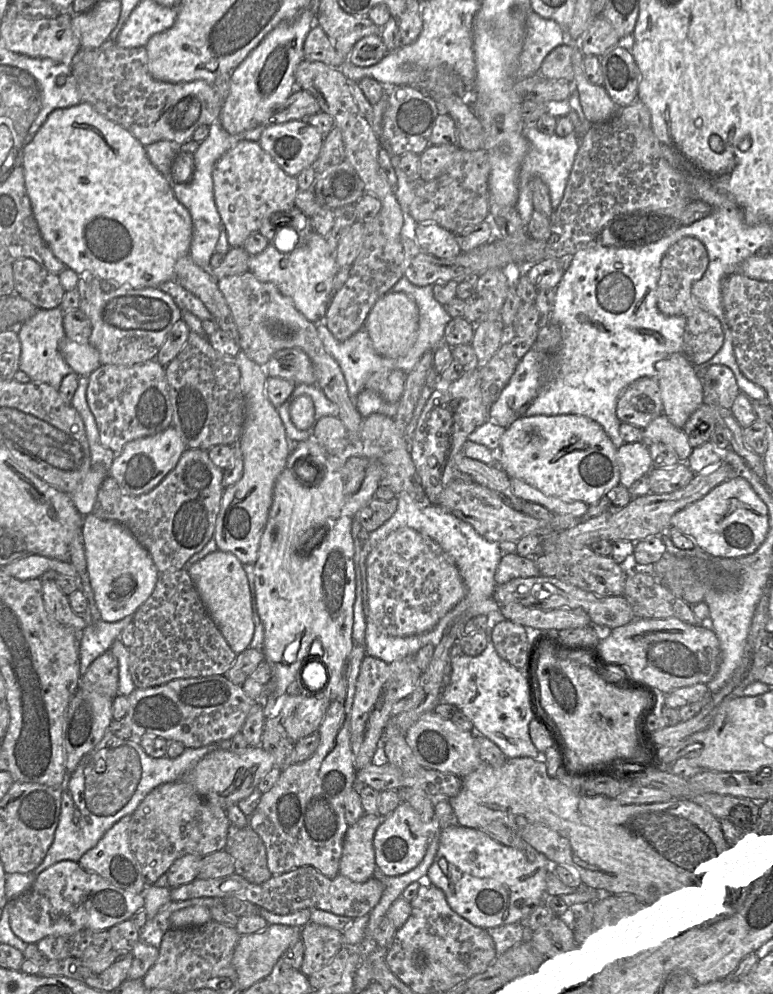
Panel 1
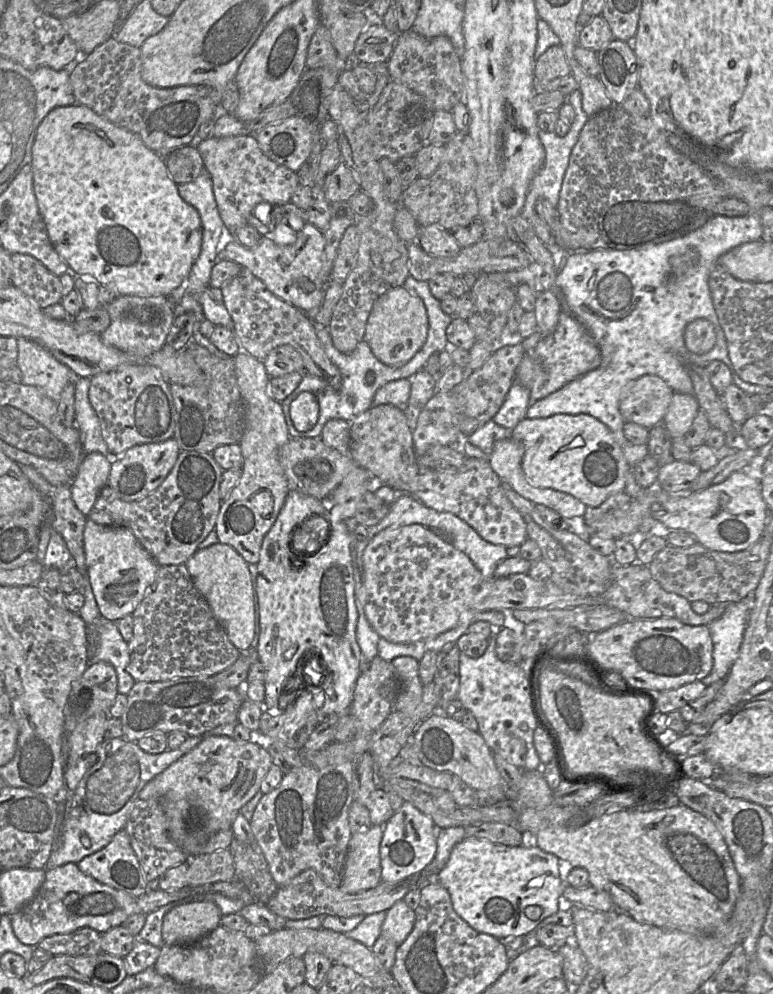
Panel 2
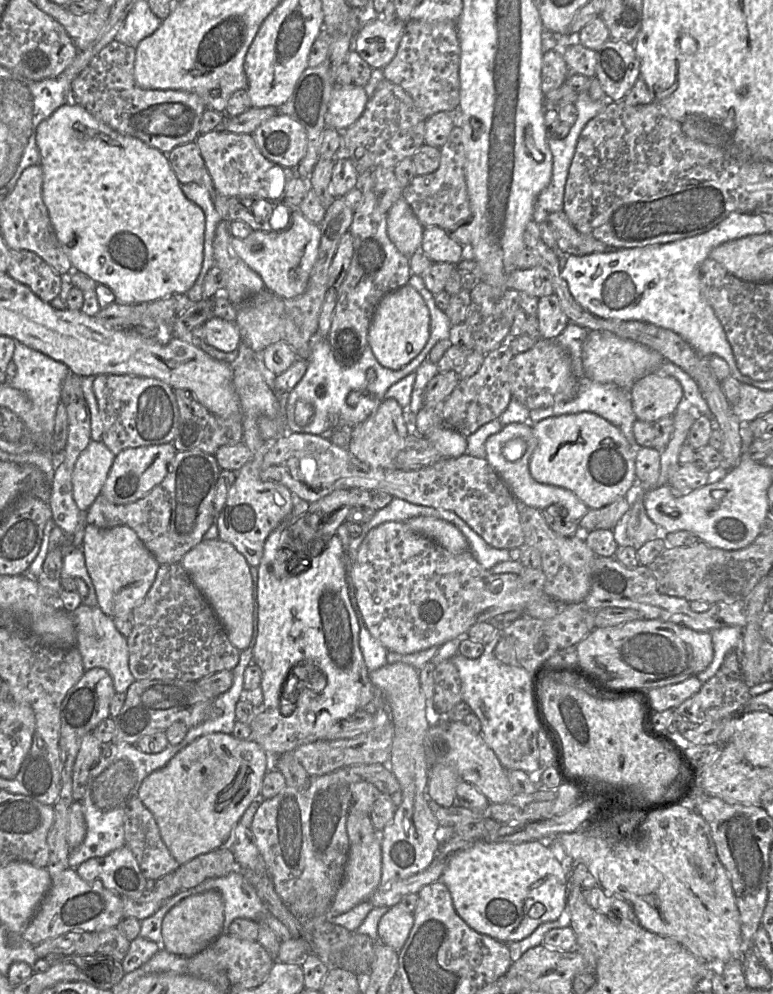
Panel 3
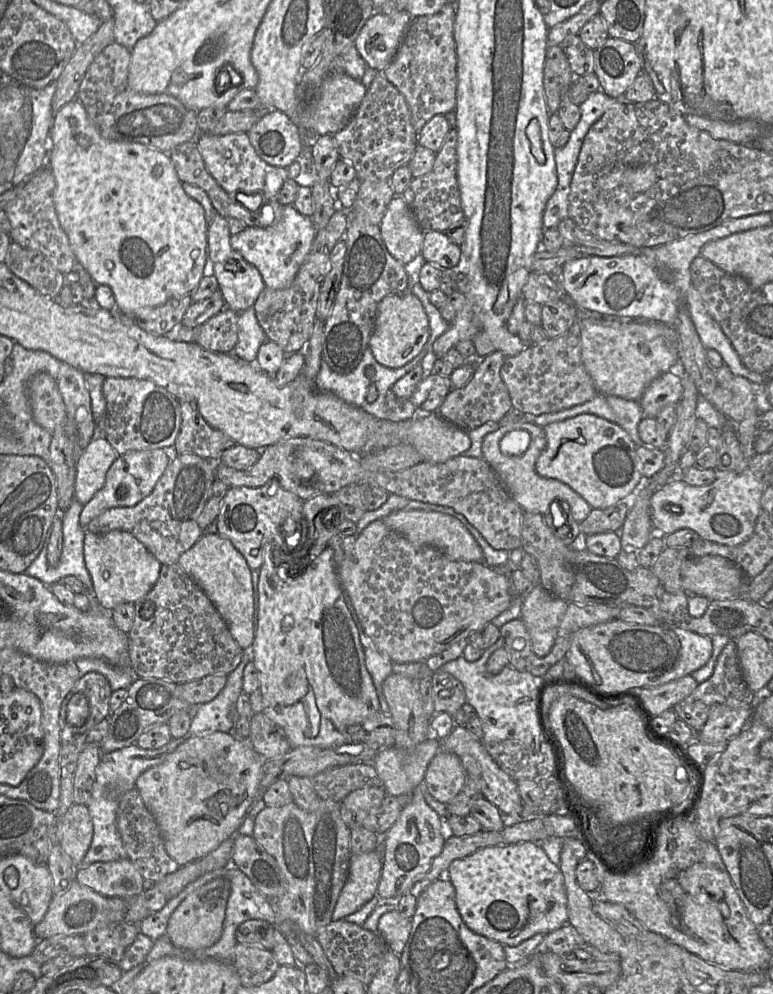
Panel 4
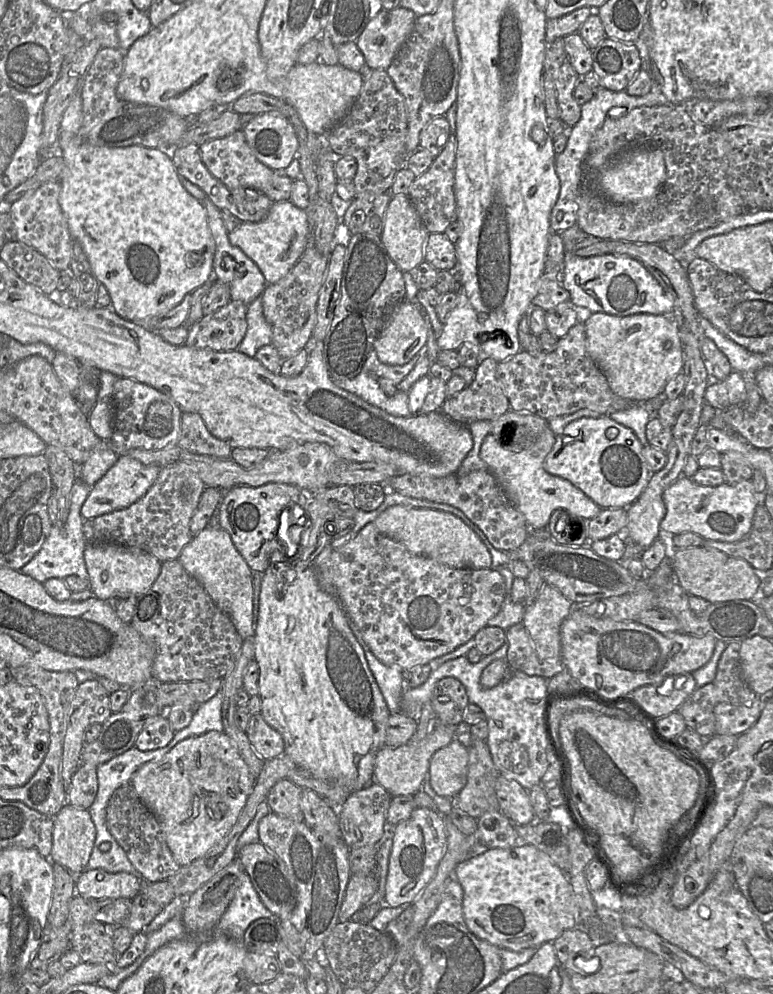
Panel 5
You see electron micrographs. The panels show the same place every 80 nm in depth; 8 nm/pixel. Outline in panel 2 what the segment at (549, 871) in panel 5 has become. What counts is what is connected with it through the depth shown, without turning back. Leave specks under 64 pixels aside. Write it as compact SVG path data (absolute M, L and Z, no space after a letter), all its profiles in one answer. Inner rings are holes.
M466 837L452 849L446 865L438 872L436 881L449 892L455 912L474 930L497 939L507 936L525 936L534 931L545 918L559 909L564 882L559 869L559 858L526 843L521 846L506 846L484 838Z

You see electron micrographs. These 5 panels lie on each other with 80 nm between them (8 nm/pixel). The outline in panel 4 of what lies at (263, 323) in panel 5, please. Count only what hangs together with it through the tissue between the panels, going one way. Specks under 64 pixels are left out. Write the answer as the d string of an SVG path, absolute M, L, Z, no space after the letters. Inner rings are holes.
M253 307L239 313L238 342L233 354L248 363L255 363L260 346L267 340Z

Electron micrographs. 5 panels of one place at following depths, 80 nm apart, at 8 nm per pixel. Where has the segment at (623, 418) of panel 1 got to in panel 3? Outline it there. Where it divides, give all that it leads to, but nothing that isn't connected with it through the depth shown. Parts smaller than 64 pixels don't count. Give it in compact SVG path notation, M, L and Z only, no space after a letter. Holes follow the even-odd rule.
M656 373L639 379L630 389L630 397L637 420L651 424L673 415L684 401L680 383L672 376Z

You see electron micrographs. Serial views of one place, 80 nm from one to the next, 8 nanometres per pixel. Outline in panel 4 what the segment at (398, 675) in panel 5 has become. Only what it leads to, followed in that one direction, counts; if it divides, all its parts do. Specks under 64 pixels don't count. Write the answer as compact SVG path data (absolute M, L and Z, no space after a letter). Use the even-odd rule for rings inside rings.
M345 592L344 598L360 634L360 641L365 654L366 667L373 679L376 689L382 690L384 680L393 673L393 663L377 648L373 640L365 633L364 628L361 622L358 621L357 614L352 607L350 597Z

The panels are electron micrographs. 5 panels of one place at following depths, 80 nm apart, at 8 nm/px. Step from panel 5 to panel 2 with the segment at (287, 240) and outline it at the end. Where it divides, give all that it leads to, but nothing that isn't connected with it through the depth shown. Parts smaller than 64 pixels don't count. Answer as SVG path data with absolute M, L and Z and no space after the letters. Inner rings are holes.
M307 223L297 232L296 241L289 245L275 242L276 233L277 229L272 234L262 236L259 245L253 248L247 248L233 240L218 252L217 261L230 260L239 264L243 271L248 271L261 280L275 296L304 313L319 310L326 290L326 283L323 282L323 232Z

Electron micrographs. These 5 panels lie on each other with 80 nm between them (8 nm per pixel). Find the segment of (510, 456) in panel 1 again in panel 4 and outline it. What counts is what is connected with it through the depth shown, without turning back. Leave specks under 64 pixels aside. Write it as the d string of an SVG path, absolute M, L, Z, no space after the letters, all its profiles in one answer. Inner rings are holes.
M580 414L563 421L553 422L543 428L547 445L535 463L537 474L555 479L579 494L592 509L606 509L618 502L629 501L641 487L641 463L636 454L637 446L628 433L617 424L591 414Z

